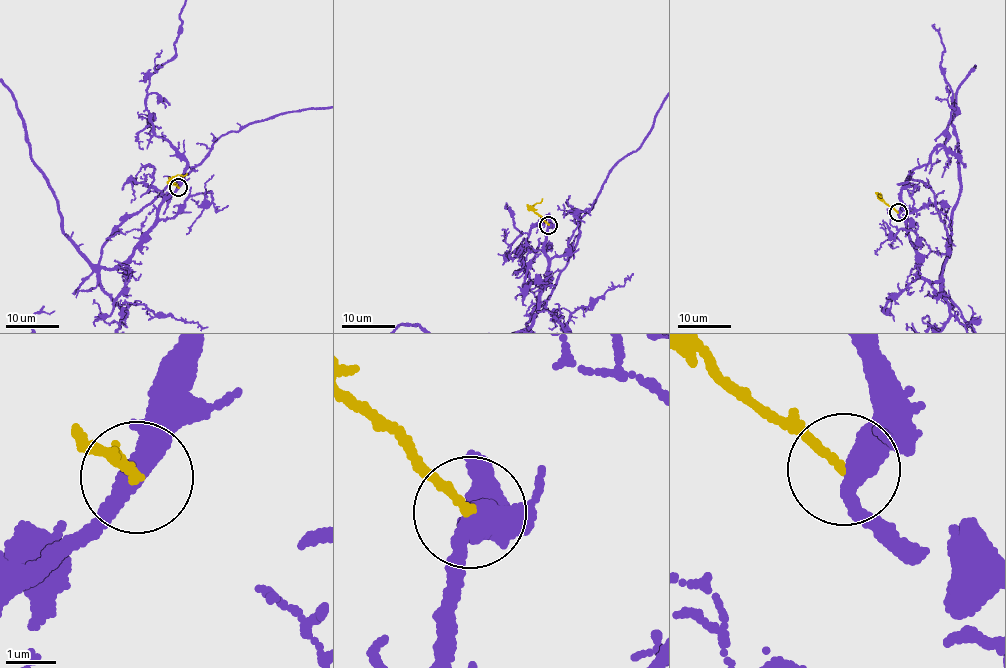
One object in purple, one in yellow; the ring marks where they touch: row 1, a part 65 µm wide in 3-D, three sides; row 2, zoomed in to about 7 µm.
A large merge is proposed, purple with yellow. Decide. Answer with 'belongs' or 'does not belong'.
does not belong

